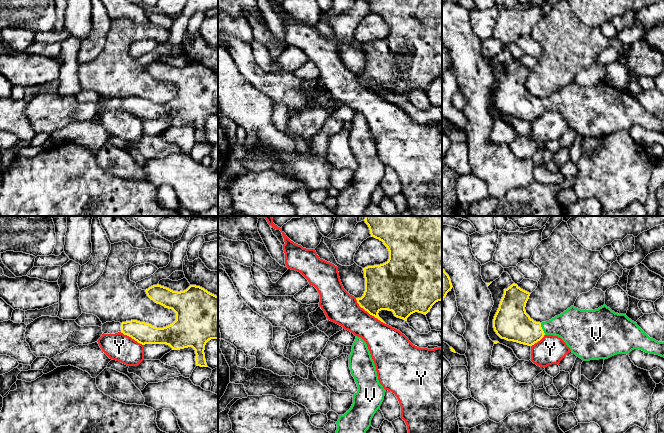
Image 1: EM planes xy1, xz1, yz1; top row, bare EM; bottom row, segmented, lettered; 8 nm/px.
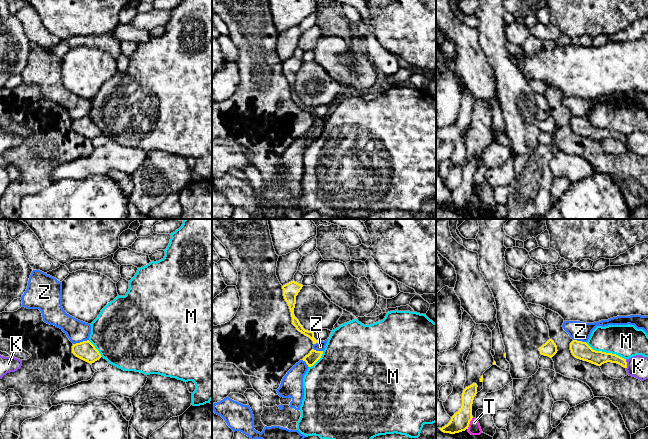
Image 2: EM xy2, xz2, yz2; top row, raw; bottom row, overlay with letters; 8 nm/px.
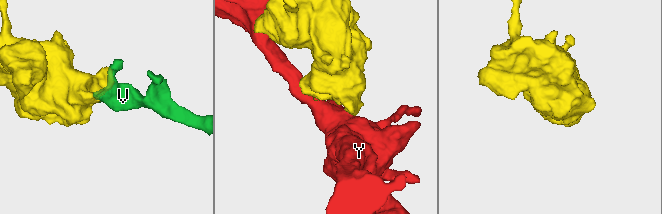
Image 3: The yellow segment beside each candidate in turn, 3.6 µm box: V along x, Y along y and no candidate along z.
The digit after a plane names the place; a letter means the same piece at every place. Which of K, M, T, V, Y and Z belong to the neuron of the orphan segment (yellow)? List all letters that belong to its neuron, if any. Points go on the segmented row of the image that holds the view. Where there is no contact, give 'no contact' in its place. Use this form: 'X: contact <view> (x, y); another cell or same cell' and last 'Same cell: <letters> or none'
K: contact yz2 (626, 364); another cell
M: contact yz2 (605, 352); another cell
T: contact yz2 (469, 423); another cell
V: contact yz1 (542, 329); same cell
Y: contact xz1 (369, 313); another cell
Z: contact xy2 (80, 342); another cell
Same cell: V

